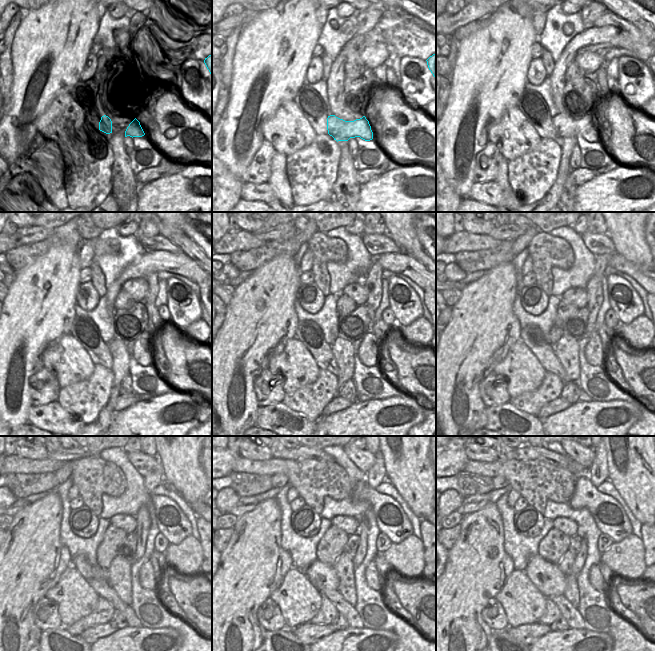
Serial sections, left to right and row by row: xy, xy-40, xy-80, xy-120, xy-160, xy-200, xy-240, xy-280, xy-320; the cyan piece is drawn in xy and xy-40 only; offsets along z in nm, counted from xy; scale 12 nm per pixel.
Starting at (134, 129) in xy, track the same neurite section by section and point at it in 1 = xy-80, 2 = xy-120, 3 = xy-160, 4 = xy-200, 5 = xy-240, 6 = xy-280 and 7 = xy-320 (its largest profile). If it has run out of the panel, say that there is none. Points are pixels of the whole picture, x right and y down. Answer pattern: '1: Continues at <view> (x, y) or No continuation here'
1: Continues at xy-80 (565, 126)
2: Continues at xy-120 (141, 351)
3: Continues at xy-160 (368, 352)
4: Continues at xy-200 (594, 353)
5: Continues at xy-240 (147, 579)
6: Continues at xy-280 (372, 578)
7: Continues at xy-320 (595, 577)

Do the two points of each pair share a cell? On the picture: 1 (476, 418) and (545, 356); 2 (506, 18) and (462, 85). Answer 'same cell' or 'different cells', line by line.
1: different cells
2: same cell

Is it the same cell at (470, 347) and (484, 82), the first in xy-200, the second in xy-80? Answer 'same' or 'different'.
same

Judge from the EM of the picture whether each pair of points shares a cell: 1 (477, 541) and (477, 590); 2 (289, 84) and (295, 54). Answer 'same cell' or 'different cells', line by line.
1: same cell
2: same cell

